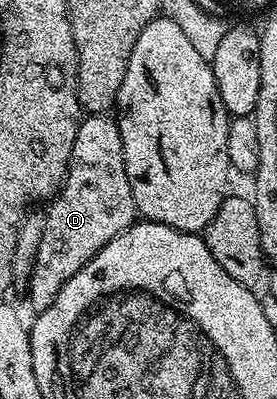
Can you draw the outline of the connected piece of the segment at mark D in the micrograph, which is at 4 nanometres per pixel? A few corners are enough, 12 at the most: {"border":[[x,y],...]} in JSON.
{"border":[[112,116],[82,120],[27,288],[37,311],[138,220]]}

